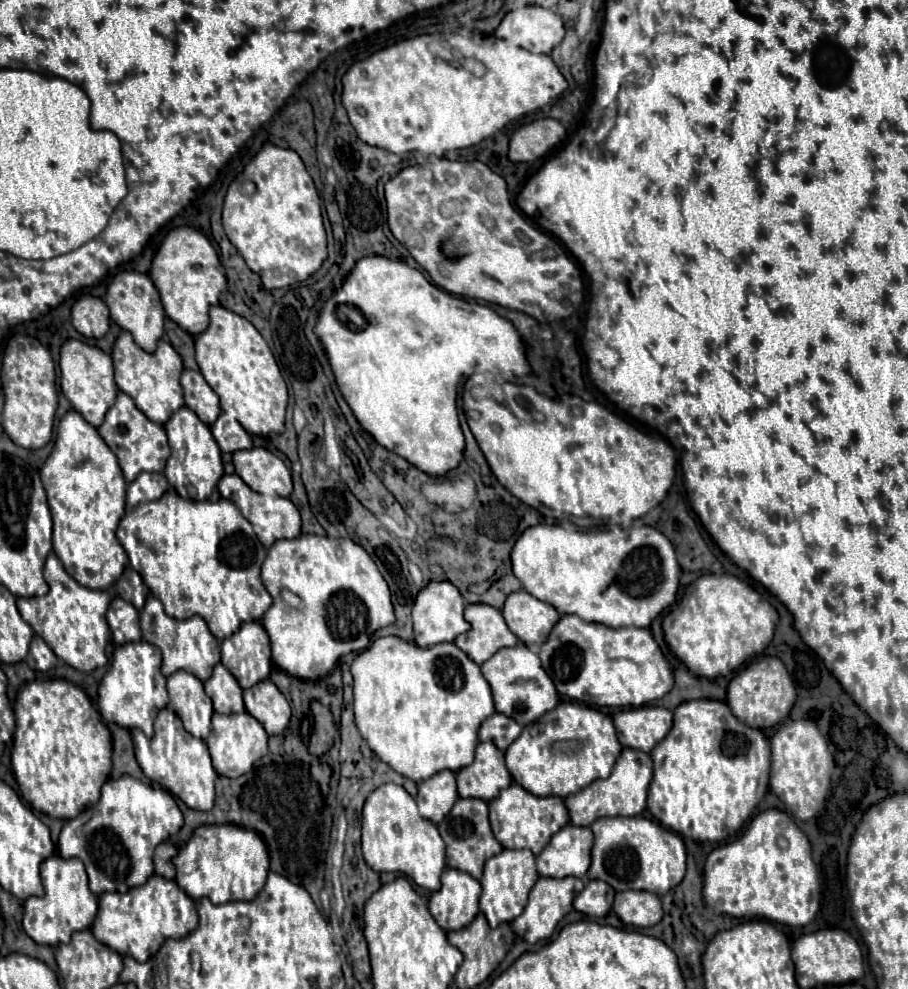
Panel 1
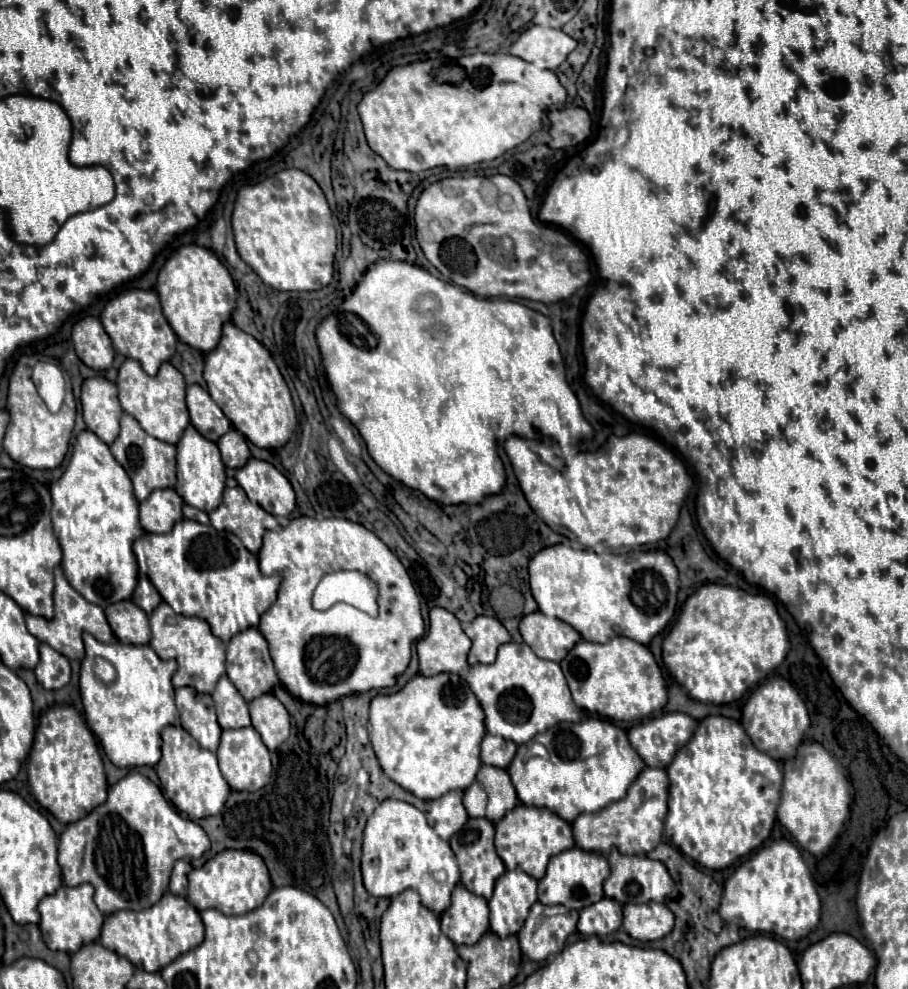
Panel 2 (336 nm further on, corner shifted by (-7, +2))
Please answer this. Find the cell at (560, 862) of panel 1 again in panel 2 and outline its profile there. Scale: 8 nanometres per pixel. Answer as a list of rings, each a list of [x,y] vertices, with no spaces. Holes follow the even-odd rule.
[[[574,846],[570,850],[564,850],[562,854],[556,854],[554,858],[550,858],[546,876],[538,882],[538,902],[544,906],[562,904],[572,910],[582,910],[604,898],[602,882],[608,878],[608,874],[610,874],[608,860],[602,854],[586,852],[586,850],[580,850]]]

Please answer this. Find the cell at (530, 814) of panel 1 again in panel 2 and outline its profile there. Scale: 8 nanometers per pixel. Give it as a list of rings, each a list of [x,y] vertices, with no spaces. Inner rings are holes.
[[[518,804],[510,814],[506,814],[506,818],[496,822],[498,856],[502,858],[508,870],[520,868],[534,880],[540,880],[544,876],[550,856],[560,854],[572,846],[574,846],[574,836],[570,824],[544,808],[530,808]]]

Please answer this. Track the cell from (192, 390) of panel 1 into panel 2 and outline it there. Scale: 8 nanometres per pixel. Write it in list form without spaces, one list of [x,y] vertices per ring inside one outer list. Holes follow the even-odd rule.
[[[194,384],[186,388],[186,406],[190,412],[190,424],[206,440],[218,442],[218,438],[230,430],[230,420],[202,386]]]

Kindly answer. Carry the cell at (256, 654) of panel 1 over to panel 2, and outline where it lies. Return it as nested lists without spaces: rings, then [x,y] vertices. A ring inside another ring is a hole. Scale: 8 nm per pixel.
[[[256,628],[244,630],[242,634],[236,634],[226,648],[226,674],[230,678],[230,682],[234,682],[234,686],[238,688],[238,692],[242,694],[242,698],[246,698],[246,702],[272,692],[280,680],[274,672],[274,664],[272,658],[268,654],[268,646],[266,640],[262,638],[262,634]]]

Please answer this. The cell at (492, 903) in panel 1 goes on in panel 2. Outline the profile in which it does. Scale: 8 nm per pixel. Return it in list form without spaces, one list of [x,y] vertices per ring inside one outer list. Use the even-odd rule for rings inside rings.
[[[508,870],[502,874],[502,878],[498,878],[496,886],[494,886],[494,896],[488,902],[490,906],[490,930],[494,934],[498,934],[500,938],[506,938],[510,934],[518,934],[518,930],[522,928],[522,922],[528,918],[530,906],[536,902],[536,888],[538,882],[534,878],[530,878],[526,872],[522,870]]]

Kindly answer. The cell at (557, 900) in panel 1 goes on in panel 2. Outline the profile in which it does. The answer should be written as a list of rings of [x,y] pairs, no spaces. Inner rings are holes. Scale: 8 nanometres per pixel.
[[[536,902],[518,932],[522,954],[534,962],[542,962],[552,954],[558,954],[566,938],[576,930],[578,912],[566,906],[542,906]]]

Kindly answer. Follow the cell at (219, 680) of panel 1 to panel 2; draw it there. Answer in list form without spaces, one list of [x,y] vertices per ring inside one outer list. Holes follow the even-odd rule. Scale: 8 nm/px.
[[[222,676],[216,684],[216,690],[212,692],[212,700],[218,714],[218,724],[222,730],[236,730],[250,726],[250,714],[248,704],[240,696],[240,692],[234,688],[228,676]]]

